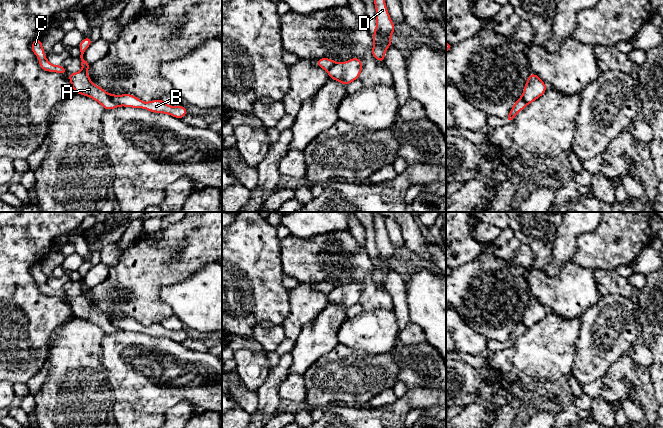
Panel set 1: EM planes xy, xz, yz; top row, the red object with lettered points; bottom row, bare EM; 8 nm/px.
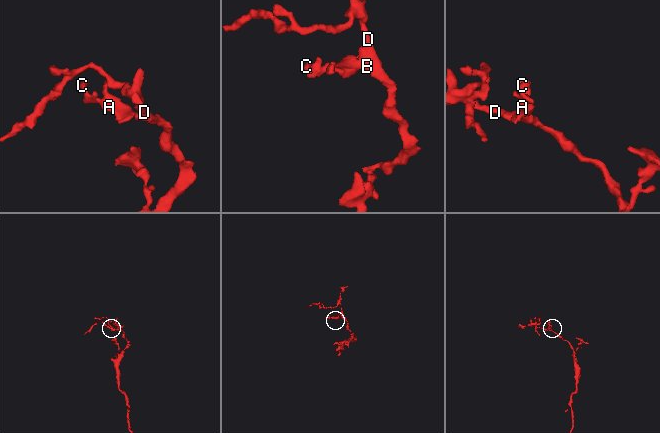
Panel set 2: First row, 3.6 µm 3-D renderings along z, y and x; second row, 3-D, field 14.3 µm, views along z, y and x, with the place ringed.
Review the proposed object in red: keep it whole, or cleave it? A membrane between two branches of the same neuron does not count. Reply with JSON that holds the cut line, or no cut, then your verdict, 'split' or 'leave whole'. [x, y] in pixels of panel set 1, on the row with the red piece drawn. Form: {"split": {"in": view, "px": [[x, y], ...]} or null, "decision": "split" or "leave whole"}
{"split": {"in": "xy", "px": [[107, 94], [119, 105]]}, "decision": "split"}

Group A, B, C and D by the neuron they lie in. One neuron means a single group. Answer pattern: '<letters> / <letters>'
A C / B D

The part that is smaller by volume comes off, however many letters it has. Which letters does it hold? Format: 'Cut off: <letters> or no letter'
Cut off: A, C

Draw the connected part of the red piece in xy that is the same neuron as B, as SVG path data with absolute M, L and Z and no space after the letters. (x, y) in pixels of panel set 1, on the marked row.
M113 93L108 95L110 99L119 106L146 109L153 113L168 114L178 119L183 119L183 117L188 114L187 108L183 105L169 106L162 99L143 102L136 96L128 93L119 96L114 95Z

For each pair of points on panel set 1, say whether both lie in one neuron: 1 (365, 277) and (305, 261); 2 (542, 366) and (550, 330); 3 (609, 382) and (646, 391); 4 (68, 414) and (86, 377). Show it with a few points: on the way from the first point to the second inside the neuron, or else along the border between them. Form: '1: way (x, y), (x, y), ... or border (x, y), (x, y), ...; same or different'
1: way (350, 262), (320, 261); same
2: way (542, 357), (542, 354), (550, 344), (550, 339); same
3: way (618, 380), (635, 380), (637, 382); same
4: way (70, 405), (76, 397), (77, 386); same

